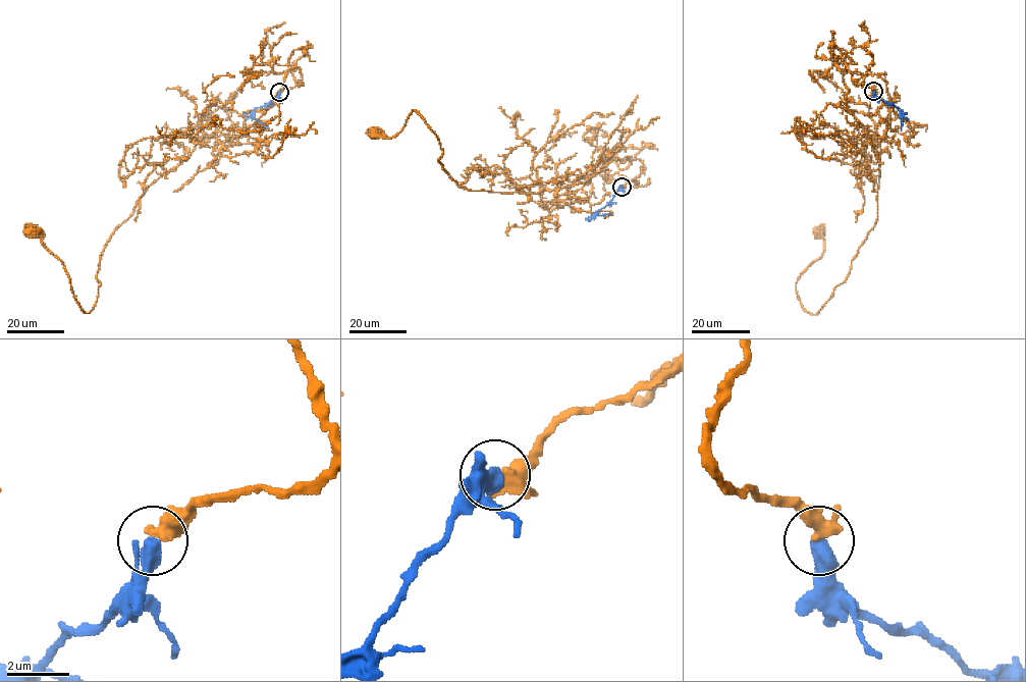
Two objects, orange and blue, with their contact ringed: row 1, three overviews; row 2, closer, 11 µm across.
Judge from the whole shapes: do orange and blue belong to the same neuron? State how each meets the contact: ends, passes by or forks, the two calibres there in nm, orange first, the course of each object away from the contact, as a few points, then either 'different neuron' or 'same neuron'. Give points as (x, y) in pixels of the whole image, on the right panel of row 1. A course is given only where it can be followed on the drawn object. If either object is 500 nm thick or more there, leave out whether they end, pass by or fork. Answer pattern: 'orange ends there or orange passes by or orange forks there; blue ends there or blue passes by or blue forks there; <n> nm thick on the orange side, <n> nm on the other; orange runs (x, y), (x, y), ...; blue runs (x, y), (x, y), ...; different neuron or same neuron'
400 nm thick on the orange side, 500 nm on the other; orange runs (873, 91), (845, 65), (846, 107), (880, 148), (877, 220), (810, 314), (796, 283), (823, 253), (818, 232); blue runs (873, 91), (877, 98), (899, 109), (901, 129); different neuron

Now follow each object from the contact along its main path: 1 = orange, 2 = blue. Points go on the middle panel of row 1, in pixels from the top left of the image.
1: (622, 187), (643, 161), (611, 159), (537, 194), (469, 191), (416, 111), (393, 137), (374, 132)
2: (622, 187), (596, 213), (611, 213)

